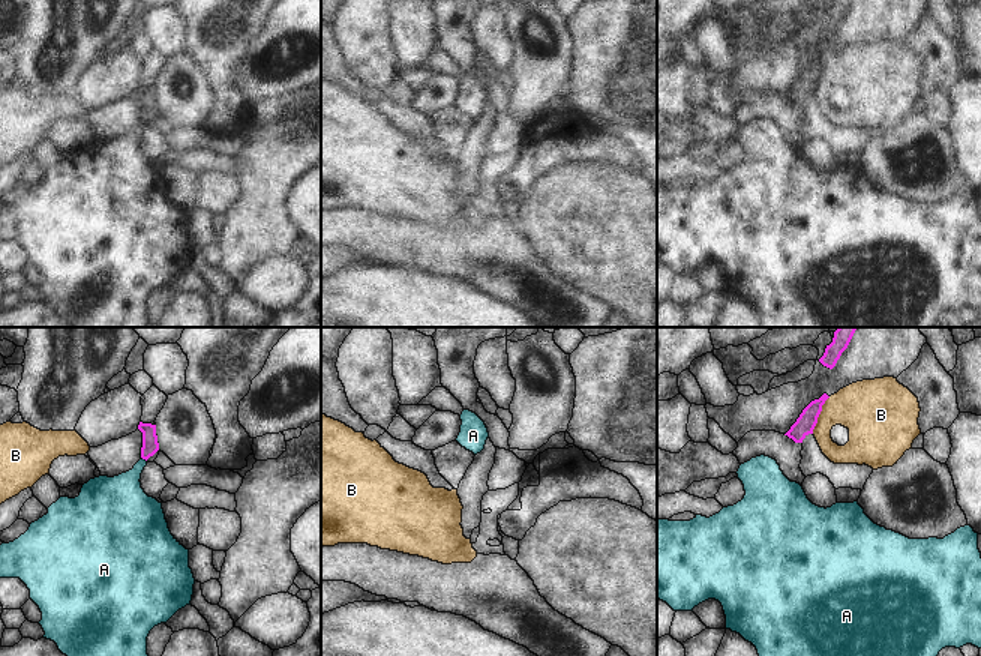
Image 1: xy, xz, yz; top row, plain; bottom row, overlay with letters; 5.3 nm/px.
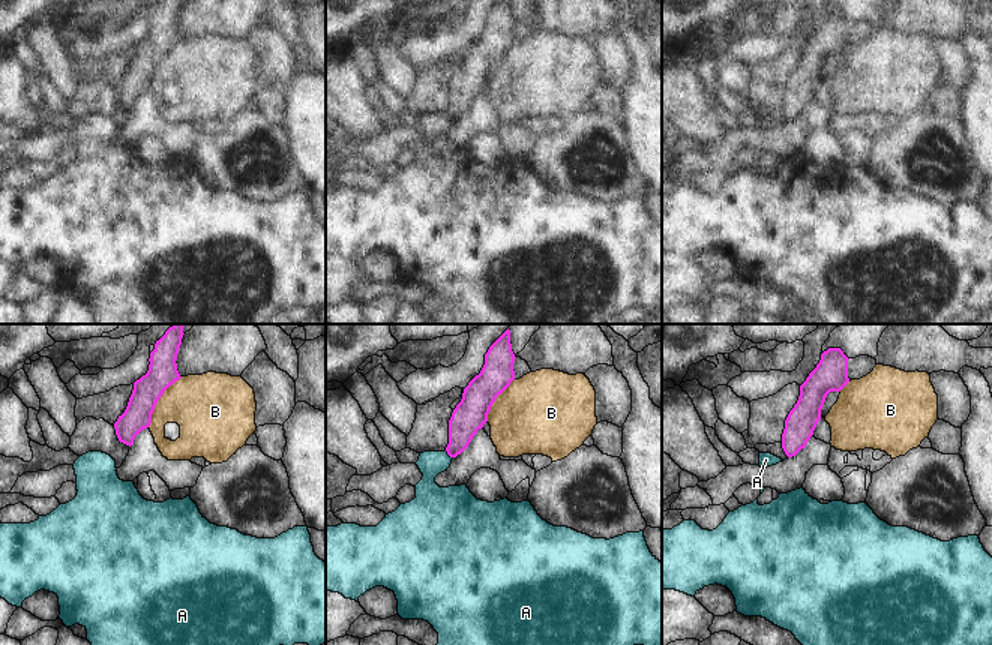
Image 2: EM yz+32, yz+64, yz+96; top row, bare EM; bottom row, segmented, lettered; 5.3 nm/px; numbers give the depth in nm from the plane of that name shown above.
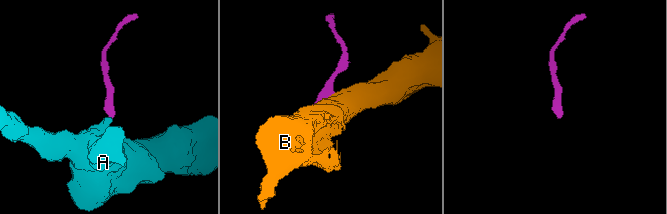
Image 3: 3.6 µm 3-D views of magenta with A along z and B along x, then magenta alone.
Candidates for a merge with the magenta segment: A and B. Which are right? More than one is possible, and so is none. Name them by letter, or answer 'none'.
none

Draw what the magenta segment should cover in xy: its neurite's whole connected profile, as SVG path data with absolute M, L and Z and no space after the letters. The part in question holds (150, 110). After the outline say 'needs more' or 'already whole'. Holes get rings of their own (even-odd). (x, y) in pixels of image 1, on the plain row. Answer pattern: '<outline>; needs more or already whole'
M140 86L138 93L142 96L141 122L147 125L159 114L156 89Z; already whole

